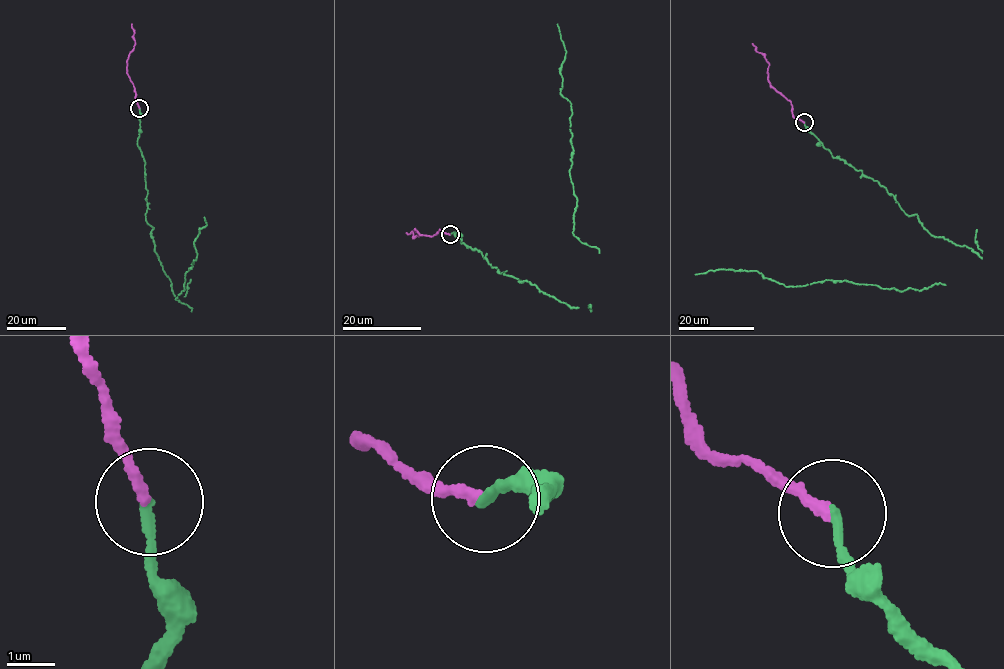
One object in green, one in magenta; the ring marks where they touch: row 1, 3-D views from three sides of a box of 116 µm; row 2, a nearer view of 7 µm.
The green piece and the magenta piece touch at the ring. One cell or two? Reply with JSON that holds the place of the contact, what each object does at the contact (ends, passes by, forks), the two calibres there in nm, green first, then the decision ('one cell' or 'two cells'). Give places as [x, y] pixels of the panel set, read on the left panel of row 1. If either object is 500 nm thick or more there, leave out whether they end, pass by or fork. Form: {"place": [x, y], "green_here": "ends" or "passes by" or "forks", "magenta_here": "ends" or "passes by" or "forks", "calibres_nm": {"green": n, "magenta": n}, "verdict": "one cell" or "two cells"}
{"place": [139, 108], "green_here": "ends", "magenta_here": "ends", "calibres_nm": {"green": 200, "magenta": 220}, "verdict": "one cell"}

